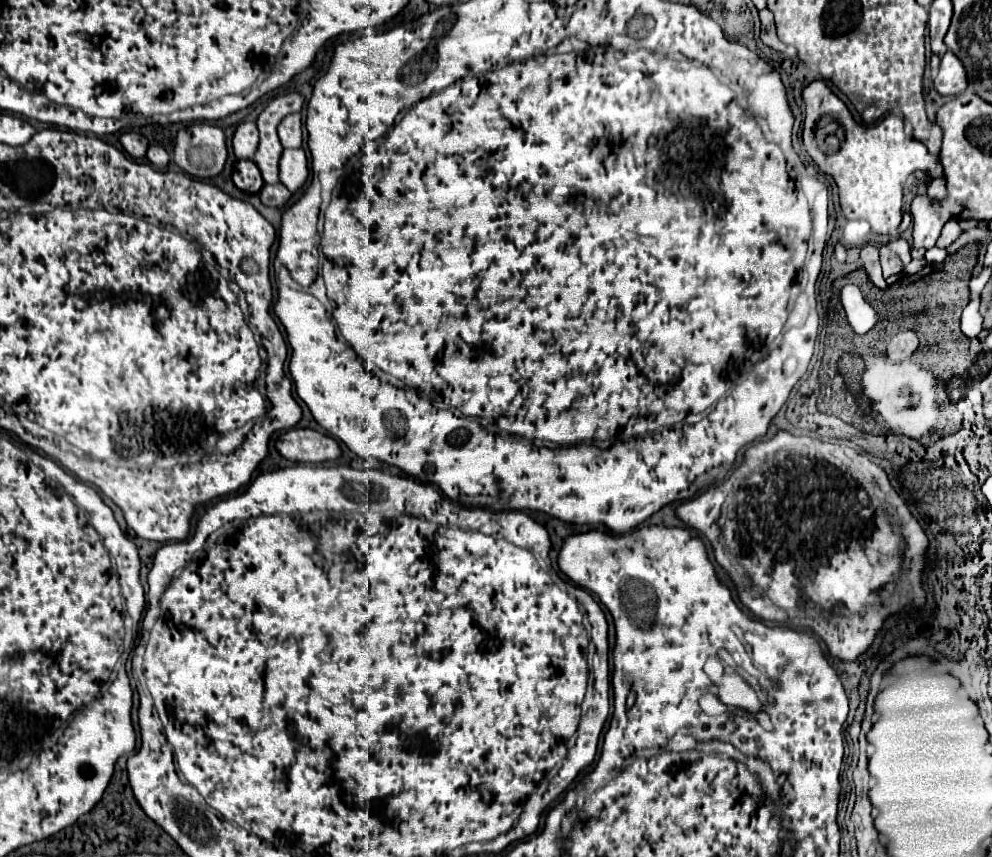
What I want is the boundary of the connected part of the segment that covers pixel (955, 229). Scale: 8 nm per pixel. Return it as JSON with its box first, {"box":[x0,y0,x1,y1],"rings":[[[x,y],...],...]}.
{"box":[936,220,962,248],"rings":[[[948,220],[948,222],[944,224],[944,228],[942,228],[942,234],[940,234],[940,238],[938,238],[936,246],[940,246],[940,248],[950,246],[950,244],[958,238],[958,234],[960,234],[960,232],[962,232],[962,230],[960,230],[958,222],[956,222],[956,220]]]}

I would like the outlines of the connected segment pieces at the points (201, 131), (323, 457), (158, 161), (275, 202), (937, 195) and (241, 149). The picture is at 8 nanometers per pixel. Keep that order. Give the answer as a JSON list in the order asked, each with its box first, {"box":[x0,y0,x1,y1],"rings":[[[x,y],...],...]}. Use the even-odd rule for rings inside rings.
[{"box":[174,122,228,178],"rings":[[[194,122],[178,130],[174,162],[196,178],[210,178],[224,168],[228,150],[224,132],[218,126]]]},{"box":[276,430,340,462],"rings":[[[288,430],[276,440],[276,450],[292,462],[326,462],[340,456],[340,446],[334,438],[316,430]]]},{"box":[146,146,170,168],"rings":[[[150,146],[148,152],[146,152],[146,158],[148,158],[154,166],[158,166],[158,168],[166,168],[168,162],[170,162],[170,156],[168,156],[168,152],[166,152],[162,146]]]},{"box":[258,184,290,208],"rings":[[[264,184],[262,190],[258,192],[262,204],[266,206],[276,206],[276,208],[282,208],[288,198],[290,198],[290,192],[284,184]]]},{"box":[928,178,946,200],"rings":[[[934,178],[928,186],[928,196],[934,200],[946,200],[946,186],[944,186],[944,178]]]},{"box":[232,122,258,158],"rings":[[[242,122],[232,136],[232,150],[236,158],[252,158],[252,154],[256,152],[256,142],[258,142],[256,124]]]}]

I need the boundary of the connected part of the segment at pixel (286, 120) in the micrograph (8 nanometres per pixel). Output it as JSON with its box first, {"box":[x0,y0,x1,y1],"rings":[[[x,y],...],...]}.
{"box":[278,114,302,148],"rings":[[[288,114],[282,118],[280,126],[278,126],[278,136],[284,148],[300,148],[302,146],[302,122],[300,122],[300,114]]]}

